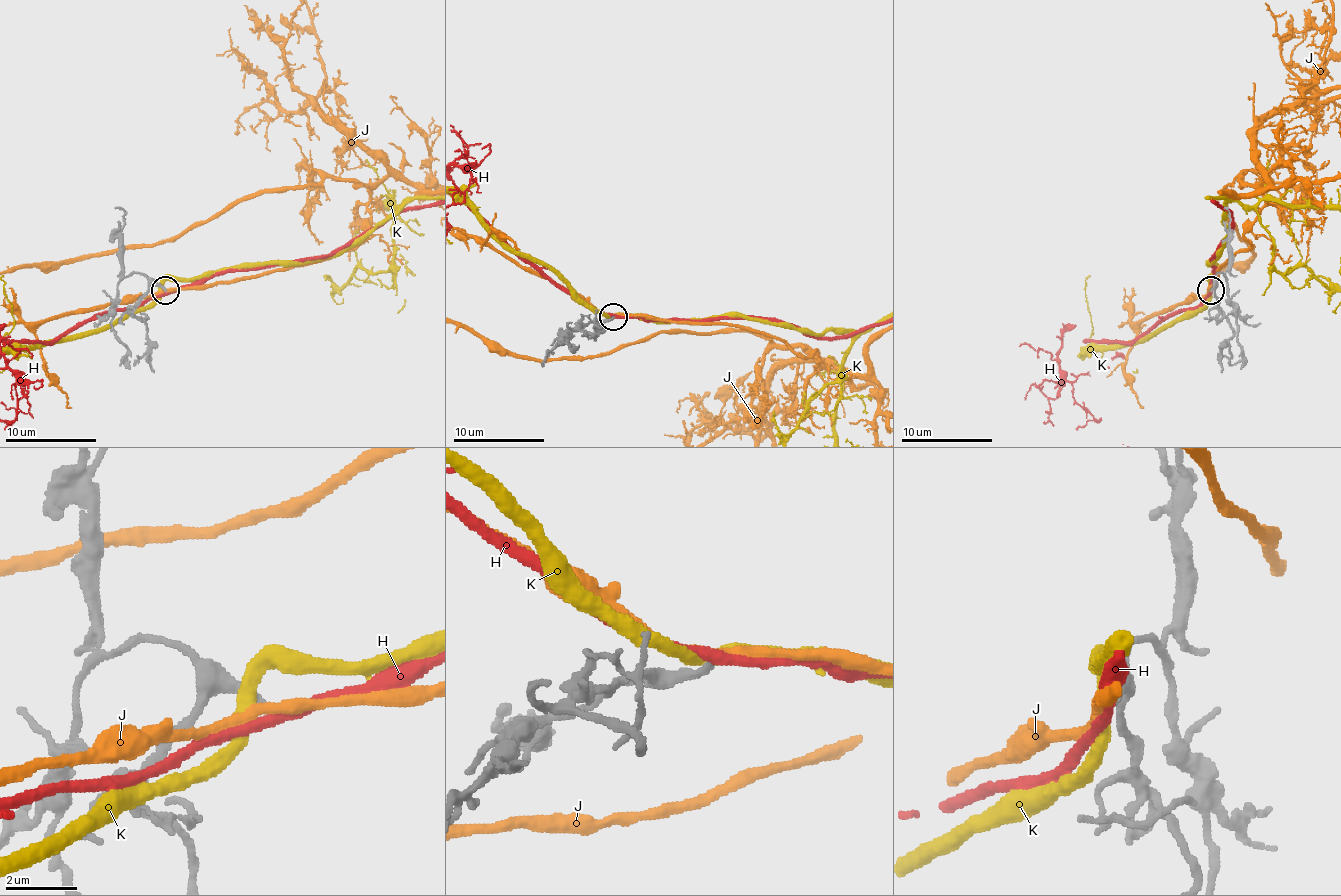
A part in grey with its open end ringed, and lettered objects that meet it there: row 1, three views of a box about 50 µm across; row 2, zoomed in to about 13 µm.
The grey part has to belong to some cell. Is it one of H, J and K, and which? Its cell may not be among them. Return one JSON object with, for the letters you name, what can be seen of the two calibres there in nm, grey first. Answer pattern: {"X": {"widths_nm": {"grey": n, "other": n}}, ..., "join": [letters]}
{"join": []}

